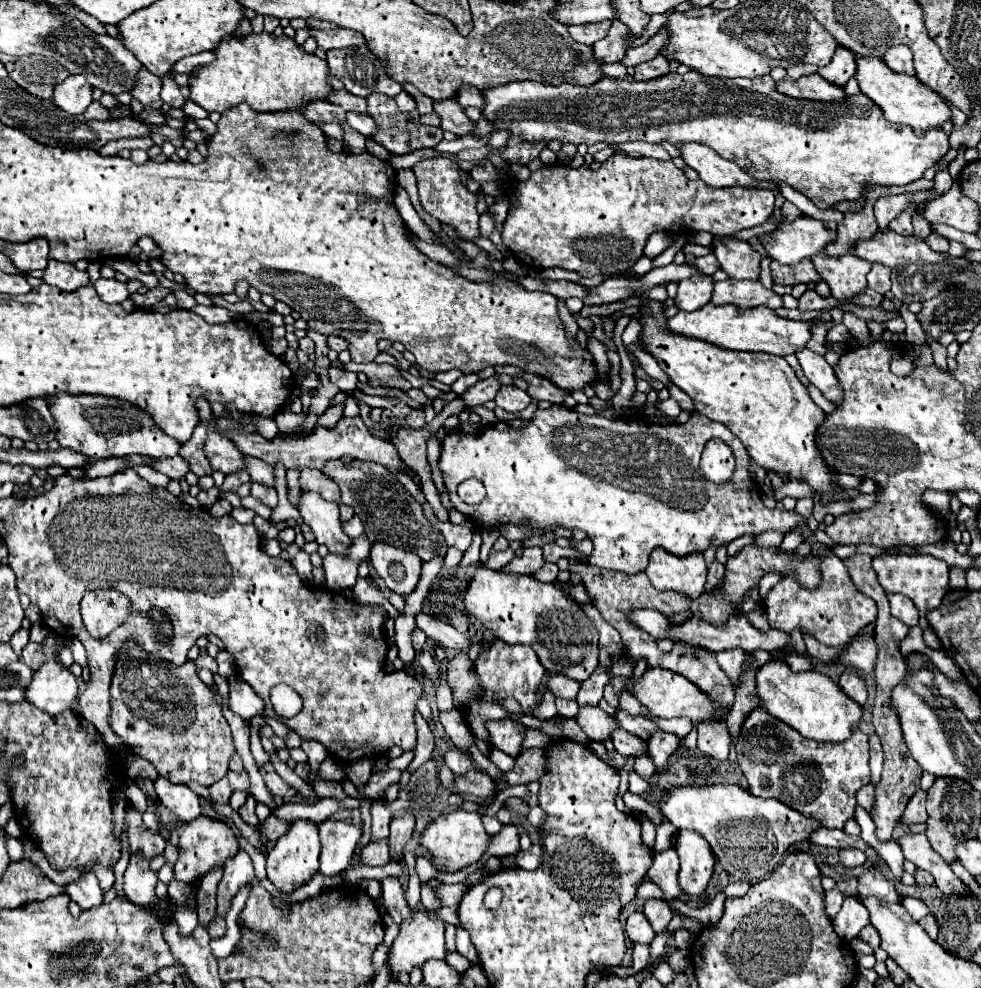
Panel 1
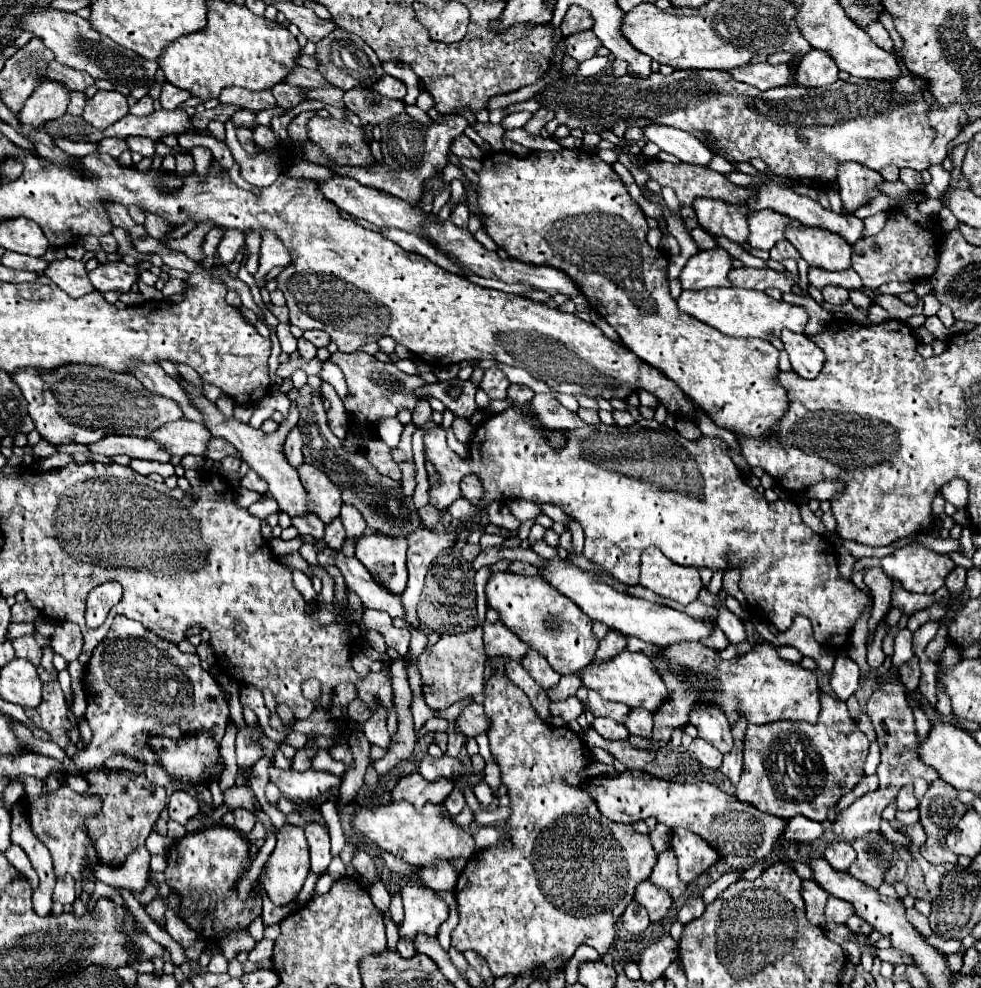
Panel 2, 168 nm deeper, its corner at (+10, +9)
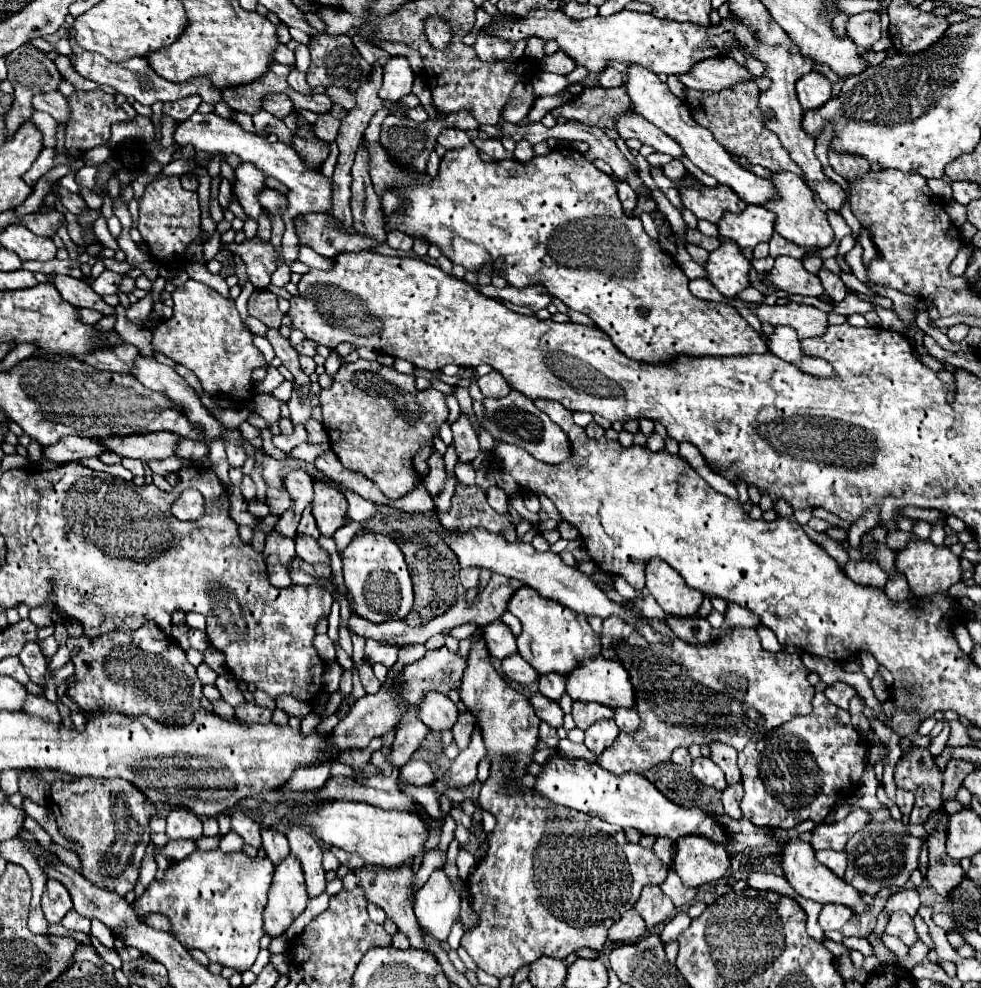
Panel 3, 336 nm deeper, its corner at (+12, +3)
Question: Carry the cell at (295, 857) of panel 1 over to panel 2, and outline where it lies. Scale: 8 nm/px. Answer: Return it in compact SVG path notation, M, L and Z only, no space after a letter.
M294 825L280 827L276 833L276 847L274 847L272 855L268 857L268 861L260 873L260 881L262 881L268 897L272 899L272 903L274 905L292 903L296 899L298 891L302 889L308 871L310 871L310 856L304 829L294 827Z

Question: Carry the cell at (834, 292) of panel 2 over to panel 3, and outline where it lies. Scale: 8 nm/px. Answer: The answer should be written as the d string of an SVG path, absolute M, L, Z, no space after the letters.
M822 267L820 271L818 271L818 277L820 277L820 281L822 281L822 285L824 285L824 289L828 291L828 295L834 299L834 301L842 301L844 297L846 297L846 285L842 283L842 279L836 275L836 273L832 273L832 271L828 271L826 267Z

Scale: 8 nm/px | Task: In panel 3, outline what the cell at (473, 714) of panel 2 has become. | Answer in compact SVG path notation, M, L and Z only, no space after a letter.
M430 691L424 695L422 703L416 707L418 719L432 731L446 731L456 723L458 709L456 705L436 691Z

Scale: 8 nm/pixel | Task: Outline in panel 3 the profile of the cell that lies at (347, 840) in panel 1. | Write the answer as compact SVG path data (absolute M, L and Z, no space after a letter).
M298 825L290 827L286 837L290 841L290 853L302 865L308 897L316 897L316 895L324 893L326 879L324 879L324 869L322 869L322 849L320 849L318 841Z

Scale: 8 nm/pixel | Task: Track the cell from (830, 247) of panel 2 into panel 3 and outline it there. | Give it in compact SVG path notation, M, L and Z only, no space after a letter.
M778 171L778 173L772 173L770 175L770 181L772 185L776 187L776 193L778 197L774 201L768 201L766 203L766 209L774 211L776 213L776 223L774 223L774 229L788 241L796 243L796 245L802 245L802 247L828 247L834 239L834 231L828 223L828 217L826 217L826 211L820 211L816 207L816 201L814 201L814 193L810 191L810 187L804 183L804 179L796 173L790 173L790 171Z

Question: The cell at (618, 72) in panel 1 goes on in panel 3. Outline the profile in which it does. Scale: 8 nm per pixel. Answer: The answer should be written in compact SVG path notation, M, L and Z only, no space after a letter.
M540 73L534 79L534 91L538 97L542 95L556 95L566 87L566 77L564 75L552 75L552 73Z

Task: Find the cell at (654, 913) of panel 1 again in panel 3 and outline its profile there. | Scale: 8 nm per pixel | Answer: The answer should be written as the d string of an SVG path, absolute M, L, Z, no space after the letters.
M644 887L634 909L642 915L648 929L654 929L658 923L670 919L676 911L674 903L662 893L660 887Z

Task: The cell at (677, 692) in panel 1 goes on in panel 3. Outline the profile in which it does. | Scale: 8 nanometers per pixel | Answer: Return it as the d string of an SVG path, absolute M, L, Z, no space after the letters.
M602 655L584 659L568 677L566 677L566 693L572 697L572 701L594 701L608 707L634 707L634 695L632 685L628 683L628 673L624 671L620 661L606 659Z

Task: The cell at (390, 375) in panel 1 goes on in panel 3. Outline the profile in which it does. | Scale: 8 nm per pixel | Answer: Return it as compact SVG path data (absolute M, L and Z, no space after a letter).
M358 359L356 363L344 363L344 365L340 367L340 371L338 371L336 377L334 377L332 387L320 391L320 407L322 407L322 415L324 415L322 425L324 425L326 433L328 433L330 447L332 447L332 451L338 455L340 463L342 463L344 467L348 467L350 471L356 471L356 473L366 475L368 479L372 479L372 481L380 487L380 491L382 491L386 497L396 497L396 499L400 499L400 497L404 497L408 491L412 491L412 489L414 489L414 483L420 481L420 479L428 473L428 463L426 463L426 461L428 461L428 457L430 457L432 451L434 451L434 437L438 435L440 425L448 419L446 397L444 397L440 391L436 391L436 389L432 389L432 387L426 389L426 391L418 391L412 375L398 373L398 371L392 369L392 367L384 367L384 365L380 365L378 361L366 361L366 359Z

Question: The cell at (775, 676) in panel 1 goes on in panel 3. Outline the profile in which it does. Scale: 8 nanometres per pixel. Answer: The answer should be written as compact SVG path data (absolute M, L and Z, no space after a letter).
M652 619L650 625L656 633L666 635L670 639L670 645L650 645L638 631L618 641L618 661L630 675L630 683L636 695L636 709L640 715L640 727L630 733L620 731L612 747L604 749L604 753L598 757L598 763L604 769L616 775L624 775L630 771L646 773L654 765L668 763L676 747L690 747L702 743L710 745L714 741L732 745L736 751L742 751L746 743L762 739L768 731L780 727L788 719L812 713L814 687L808 683L810 671L800 661L800 655L788 655L784 651L764 651L756 629L732 627L726 635L720 635L706 645L694 645L676 637L670 627L660 619Z

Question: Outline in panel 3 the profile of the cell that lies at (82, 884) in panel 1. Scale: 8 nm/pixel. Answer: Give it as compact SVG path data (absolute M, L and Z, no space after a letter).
M48 879L46 889L42 893L42 911L48 925L60 923L70 909L72 909L72 899L68 891L64 891L64 885L56 883L54 879Z

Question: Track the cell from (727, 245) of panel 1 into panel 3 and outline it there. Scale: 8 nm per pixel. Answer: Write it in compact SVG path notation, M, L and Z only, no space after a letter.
M688 177L680 185L676 185L682 205L690 209L698 219L706 219L710 223L718 223L720 215L726 211L740 213L744 211L746 203L728 187L718 183L716 187L706 187L700 181Z

